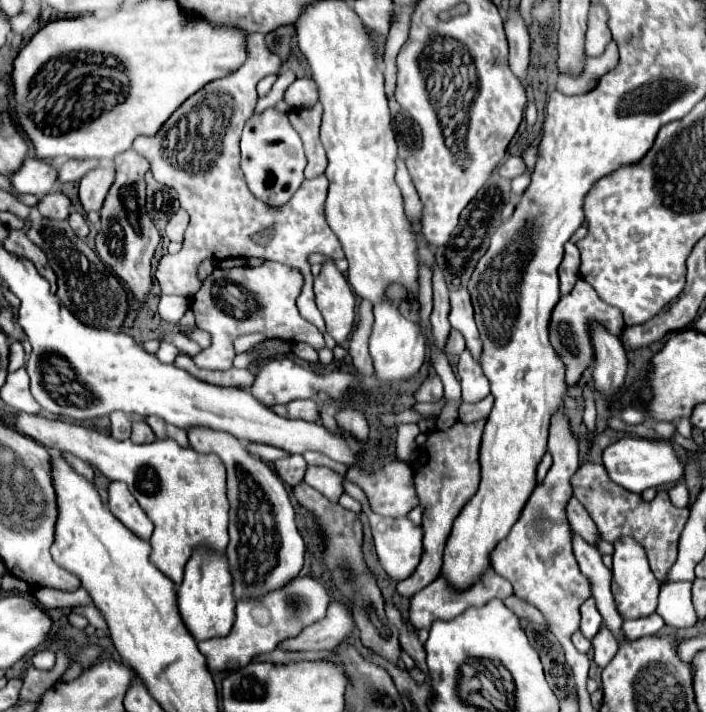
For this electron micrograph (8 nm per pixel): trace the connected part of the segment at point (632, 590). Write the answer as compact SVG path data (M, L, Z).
M620 537L614 541L614 571L612 571L612 595L616 601L616 609L622 619L640 619L648 617L656 611L658 605L660 583L648 567L646 551L632 537Z

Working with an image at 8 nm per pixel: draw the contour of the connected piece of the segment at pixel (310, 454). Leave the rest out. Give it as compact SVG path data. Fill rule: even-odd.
M307 451L303 454L303 457L308 465L316 466L327 466L327 467L337 467L337 471L342 471L345 473L346 466L342 463L335 462L321 453L315 451Z

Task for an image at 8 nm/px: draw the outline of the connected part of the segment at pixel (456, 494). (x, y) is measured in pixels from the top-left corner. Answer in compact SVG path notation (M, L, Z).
M476 421L472 425L456 423L448 431L428 433L428 441L420 447L420 457L418 461L414 461L412 469L414 469L414 481L416 481L420 505L424 507L424 519L422 519L424 553L414 573L408 579L398 581L396 585L396 591L406 599L412 599L418 591L422 591L426 585L430 585L440 575L442 551L450 535L452 521L458 517L466 501L470 501L478 489L478 481L480 481L478 451L480 451L482 431L484 431L484 421Z

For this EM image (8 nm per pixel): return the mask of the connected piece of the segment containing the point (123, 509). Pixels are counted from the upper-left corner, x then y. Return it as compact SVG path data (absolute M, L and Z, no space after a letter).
M112 481L108 485L108 507L116 519L120 519L132 533L142 539L150 539L154 525L148 521L146 513L140 509L134 495L122 481Z

